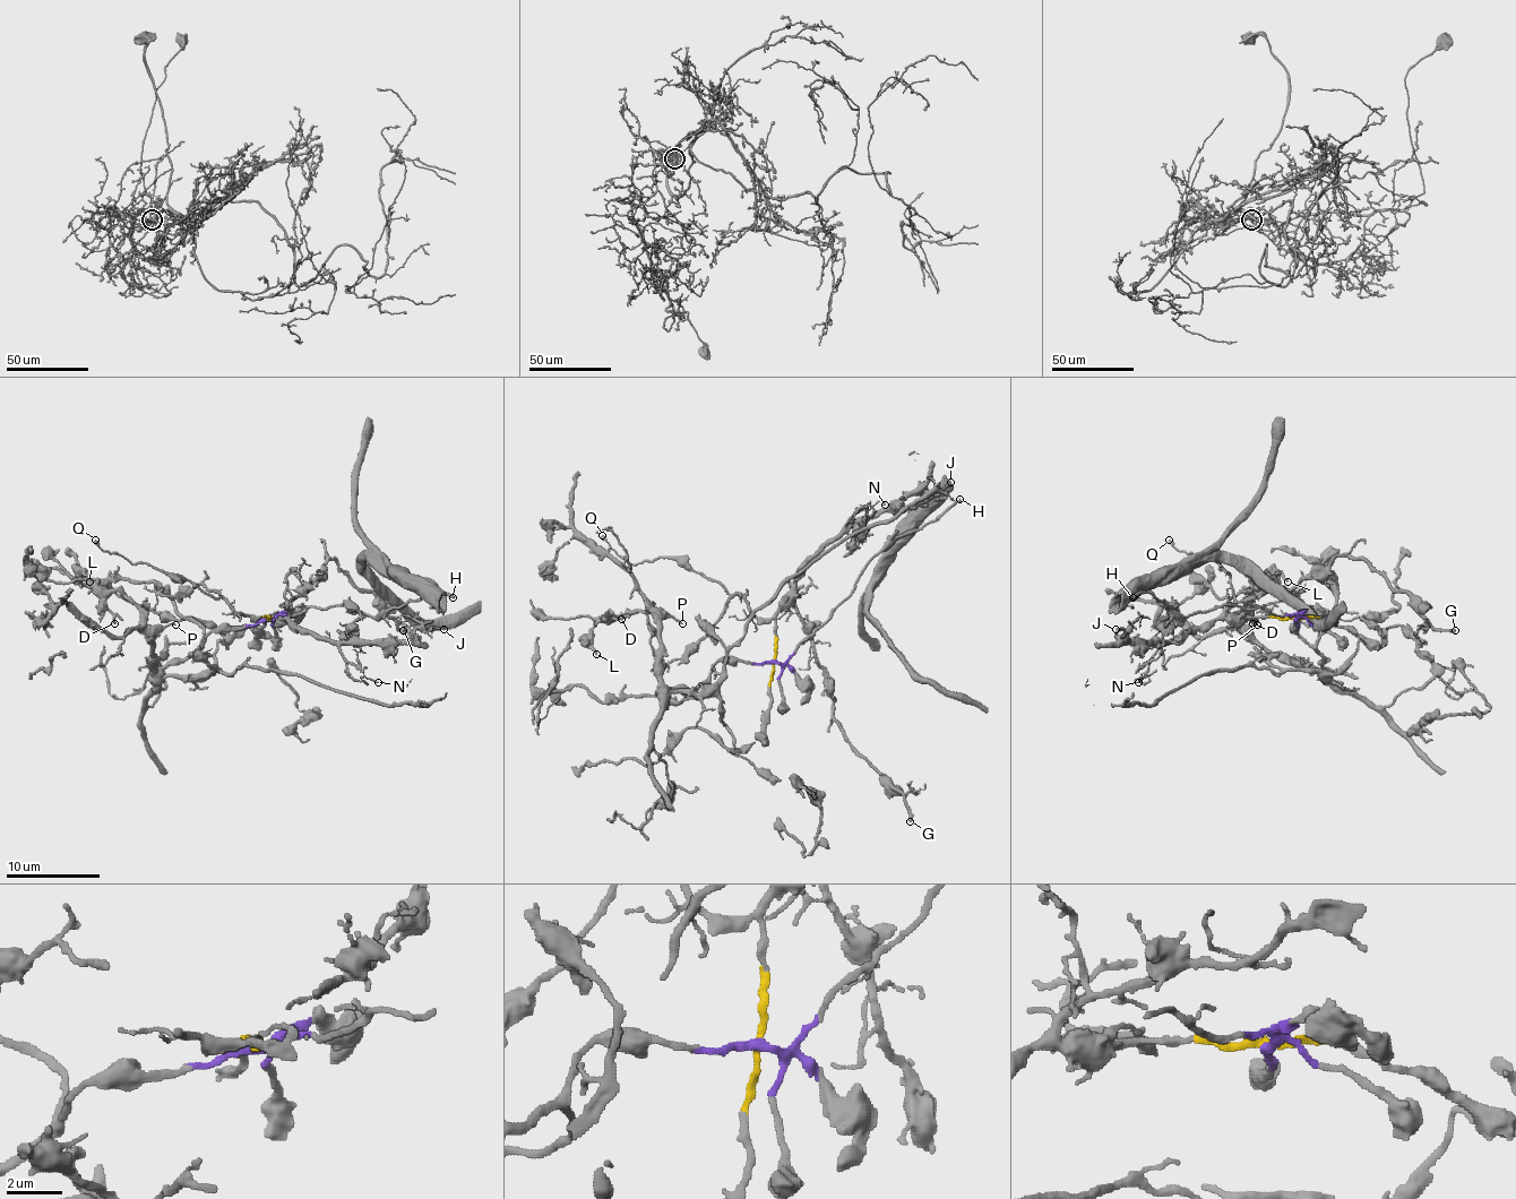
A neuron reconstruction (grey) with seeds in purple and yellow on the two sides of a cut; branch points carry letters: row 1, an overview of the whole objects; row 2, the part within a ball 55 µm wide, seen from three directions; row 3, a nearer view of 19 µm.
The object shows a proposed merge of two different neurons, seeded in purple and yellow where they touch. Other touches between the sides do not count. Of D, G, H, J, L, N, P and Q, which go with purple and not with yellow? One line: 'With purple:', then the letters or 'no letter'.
With purple: D, H, L, P

